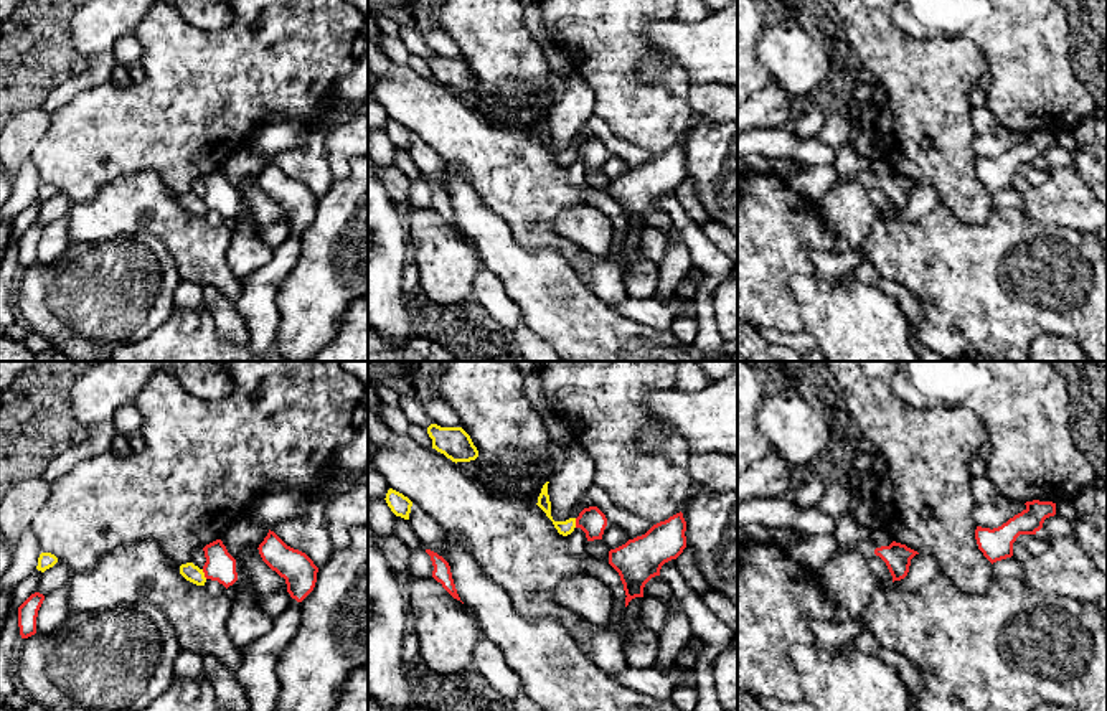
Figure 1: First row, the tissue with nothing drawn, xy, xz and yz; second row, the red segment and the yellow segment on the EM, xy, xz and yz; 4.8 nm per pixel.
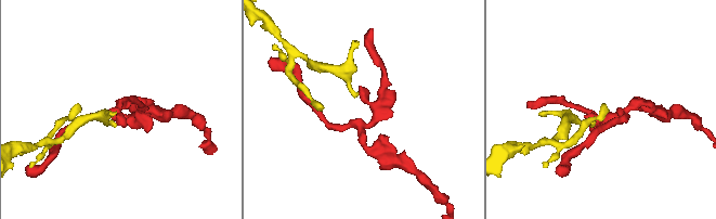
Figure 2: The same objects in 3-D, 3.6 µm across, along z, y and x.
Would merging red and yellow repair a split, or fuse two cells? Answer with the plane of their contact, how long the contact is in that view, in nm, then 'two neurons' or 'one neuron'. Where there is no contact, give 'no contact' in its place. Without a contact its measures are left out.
contact in xy; length 50 nm; two neurons

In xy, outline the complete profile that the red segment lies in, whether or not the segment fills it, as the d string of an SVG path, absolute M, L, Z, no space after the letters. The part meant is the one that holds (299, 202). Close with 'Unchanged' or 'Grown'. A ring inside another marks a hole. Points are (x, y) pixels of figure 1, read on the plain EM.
M271 160L257 180L262 191L285 210L292 229L302 233L313 221L318 198L305 183L287 177Z. Unchanged

